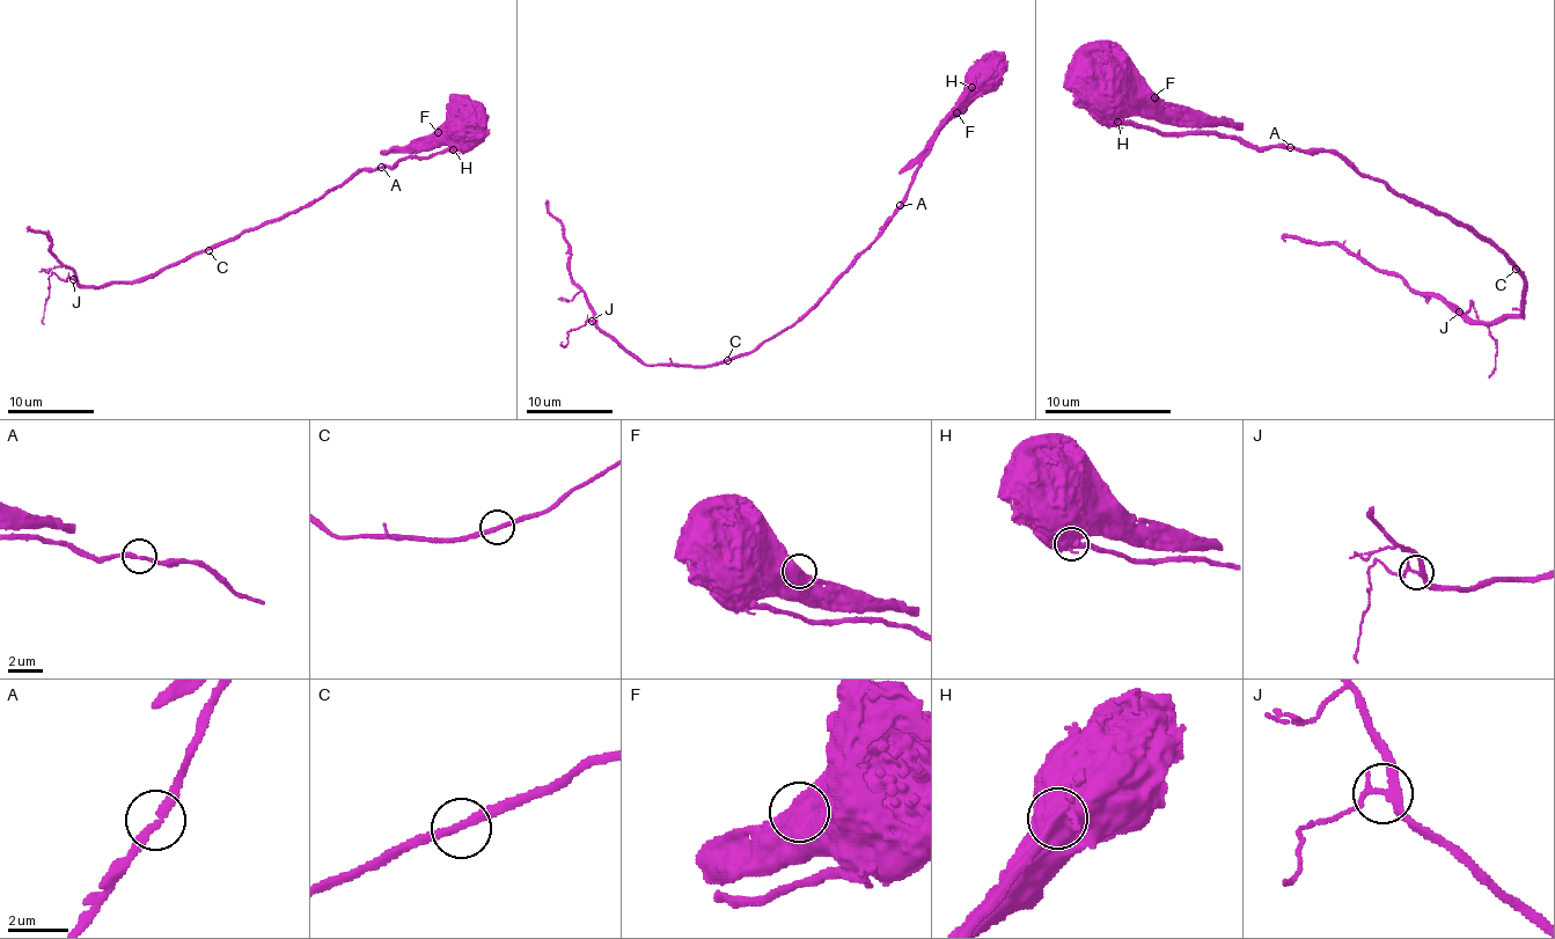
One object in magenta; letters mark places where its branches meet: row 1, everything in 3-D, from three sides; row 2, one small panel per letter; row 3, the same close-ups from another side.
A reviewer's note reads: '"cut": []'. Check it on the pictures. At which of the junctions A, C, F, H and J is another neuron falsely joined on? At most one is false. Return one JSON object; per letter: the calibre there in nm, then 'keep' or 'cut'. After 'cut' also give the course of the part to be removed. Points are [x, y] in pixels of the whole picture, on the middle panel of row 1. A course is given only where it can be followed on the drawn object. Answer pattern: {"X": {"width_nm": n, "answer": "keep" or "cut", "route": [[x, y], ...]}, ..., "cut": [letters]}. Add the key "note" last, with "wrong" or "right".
{"A": {"width_nm": 260, "answer": "keep"}, "C": {"width_nm": 240, "answer": "keep"}, "F": {"width_nm": 900, "answer": "keep"}, "H": {"width_nm": 700, "answer": "cut", "route": [[972, 87], [937, 130], [907, 199], [849, 269], [794, 323], [708, 366], [640, 364], [600, 327], [545, 199]]}, "J": {"width_nm": 240, "answer": "keep"}, "cut": ["H"], "note": "wrong"}

